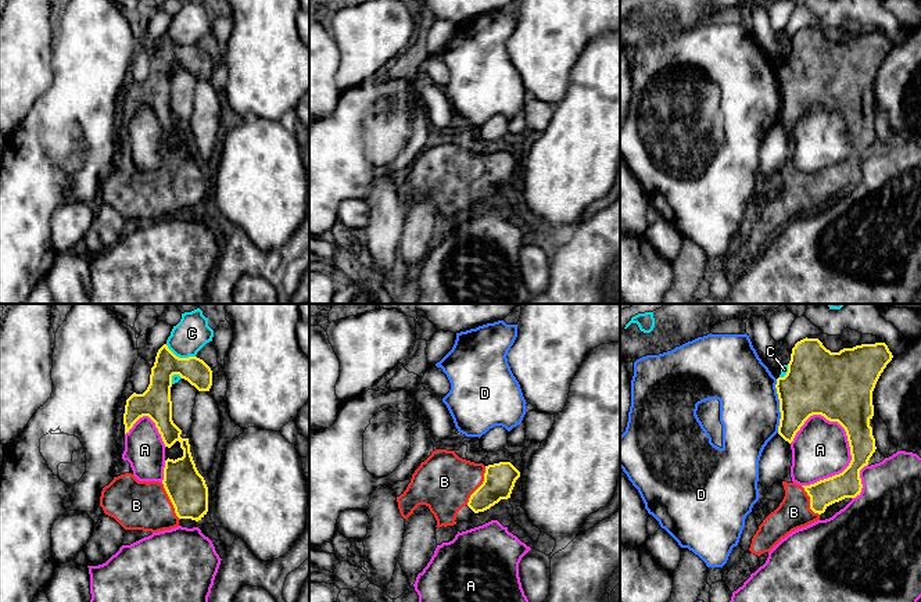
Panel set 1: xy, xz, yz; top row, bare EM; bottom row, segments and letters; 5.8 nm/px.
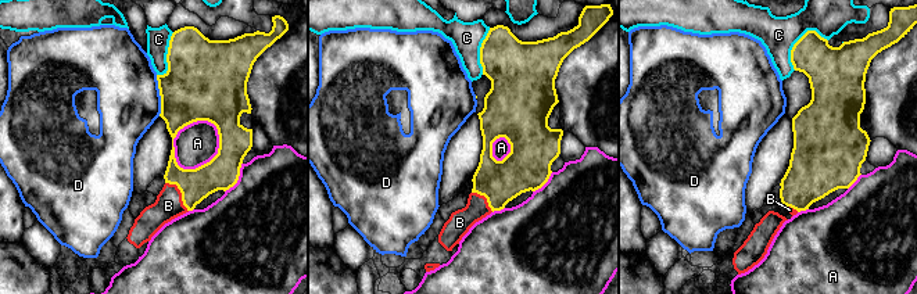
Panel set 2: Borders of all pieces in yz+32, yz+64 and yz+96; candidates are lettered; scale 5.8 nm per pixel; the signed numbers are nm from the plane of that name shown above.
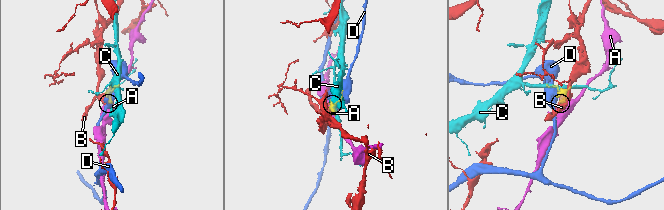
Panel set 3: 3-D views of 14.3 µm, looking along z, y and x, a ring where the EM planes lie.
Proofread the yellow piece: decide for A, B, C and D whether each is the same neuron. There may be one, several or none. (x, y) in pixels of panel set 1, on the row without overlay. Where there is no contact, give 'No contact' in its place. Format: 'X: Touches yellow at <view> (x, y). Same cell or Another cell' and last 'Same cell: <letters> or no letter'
A: Touches yellow at yz (852, 147). Another cell
B: Touches yellow at xz (480, 175). Same cell
C: Touches yellow at xy (181, 47). Another cell
D: Touches yellow at yz (780, 95). Another cell
Same cell: B

